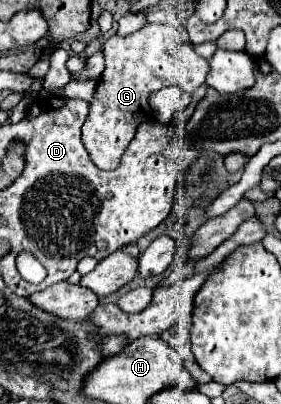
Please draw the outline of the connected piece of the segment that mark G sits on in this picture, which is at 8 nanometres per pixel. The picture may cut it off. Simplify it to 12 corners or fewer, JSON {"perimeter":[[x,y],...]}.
{"perimeter":[[169,24],[111,36],[82,142],[115,170],[147,96],[191,94],[211,64]]}

